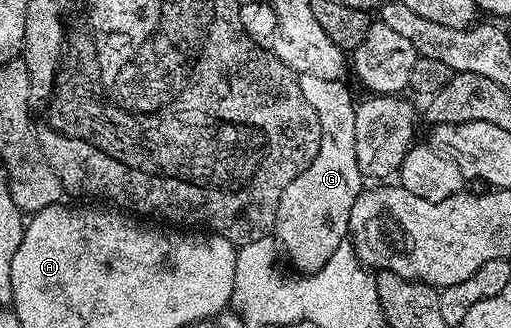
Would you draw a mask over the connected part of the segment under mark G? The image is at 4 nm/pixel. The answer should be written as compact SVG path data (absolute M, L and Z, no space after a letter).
M299 74L301 95L309 99L313 111L317 111L317 123L321 123L321 147L317 147L317 155L313 155L313 163L285 187L281 195L281 203L277 207L277 219L273 236L278 248L287 252L287 257L296 265L300 274L316 273L329 261L329 255L337 251L339 245L348 240L349 215L353 211L353 203L365 188L363 172L357 167L357 147L355 146L355 106L351 101L351 93L343 86L342 80L320 79L318 75Z

